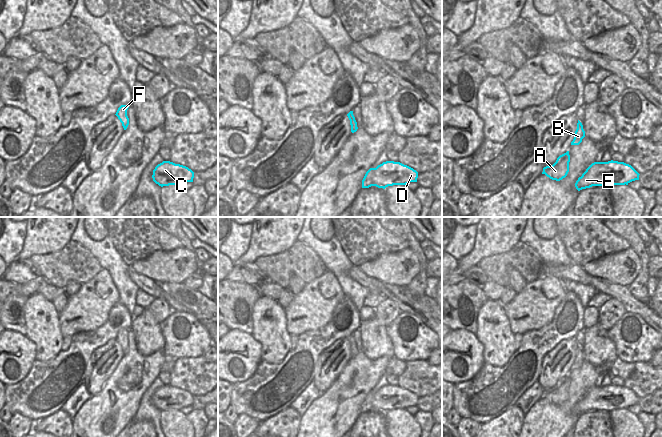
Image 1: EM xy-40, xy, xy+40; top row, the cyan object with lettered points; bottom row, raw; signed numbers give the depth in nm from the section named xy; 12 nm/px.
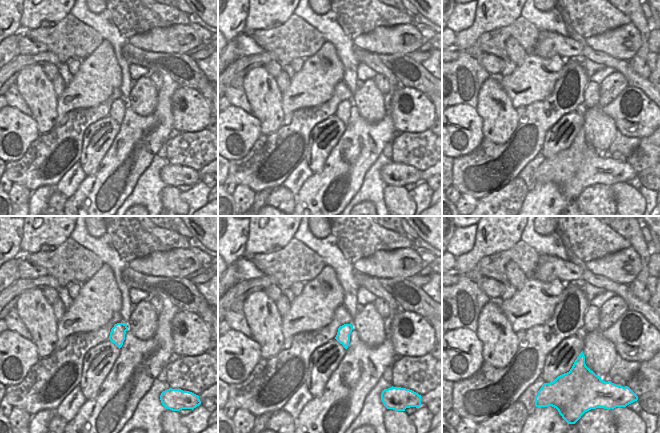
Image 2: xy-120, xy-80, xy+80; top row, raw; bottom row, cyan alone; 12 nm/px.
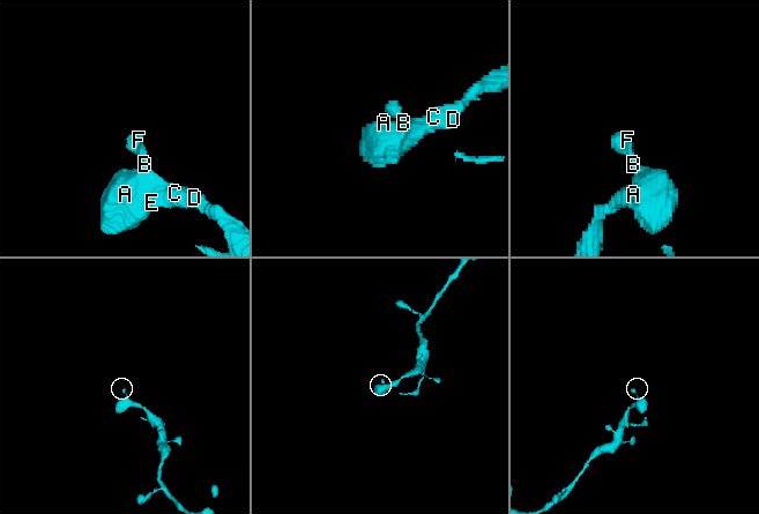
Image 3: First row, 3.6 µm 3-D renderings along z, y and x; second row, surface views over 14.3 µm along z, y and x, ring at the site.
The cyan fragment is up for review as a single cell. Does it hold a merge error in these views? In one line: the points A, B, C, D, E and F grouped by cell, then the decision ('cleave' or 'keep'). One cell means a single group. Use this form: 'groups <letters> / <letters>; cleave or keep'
groups A B C D E F; keep

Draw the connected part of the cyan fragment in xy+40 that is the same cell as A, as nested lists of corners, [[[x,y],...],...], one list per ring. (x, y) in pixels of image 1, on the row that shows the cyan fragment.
[[[569,151],[560,155],[556,162],[551,166],[543,168],[542,174],[545,174],[552,180],[560,181],[565,178],[569,172],[570,155]]]

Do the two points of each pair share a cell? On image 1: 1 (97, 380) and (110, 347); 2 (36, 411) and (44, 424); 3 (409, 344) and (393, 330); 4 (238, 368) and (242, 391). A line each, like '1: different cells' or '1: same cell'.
1: same cell
2: different cells
3: same cell
4: different cells

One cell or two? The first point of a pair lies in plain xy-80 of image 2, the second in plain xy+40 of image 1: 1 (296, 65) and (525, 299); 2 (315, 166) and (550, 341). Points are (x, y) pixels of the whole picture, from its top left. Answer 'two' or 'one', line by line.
1: two
2: two

